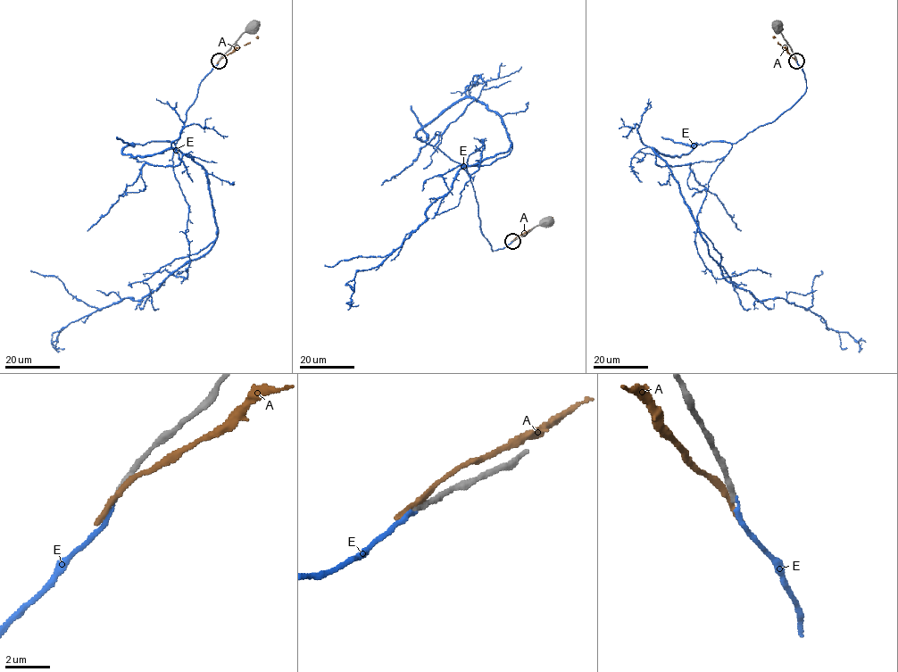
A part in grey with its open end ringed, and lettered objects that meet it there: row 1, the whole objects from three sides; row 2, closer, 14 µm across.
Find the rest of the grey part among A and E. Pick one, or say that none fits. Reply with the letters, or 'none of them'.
E

